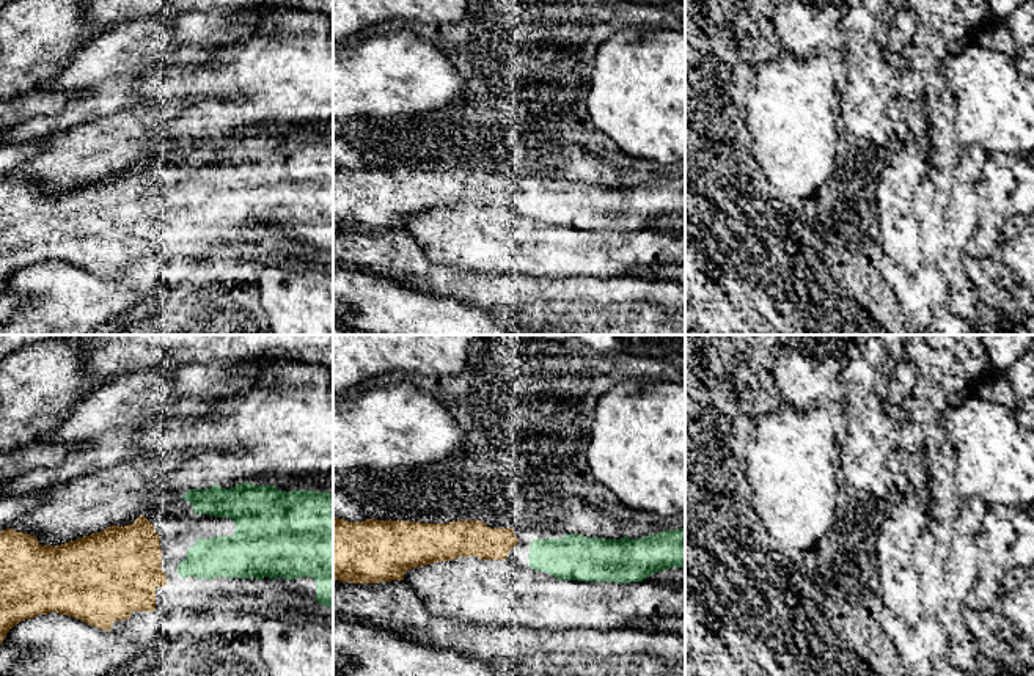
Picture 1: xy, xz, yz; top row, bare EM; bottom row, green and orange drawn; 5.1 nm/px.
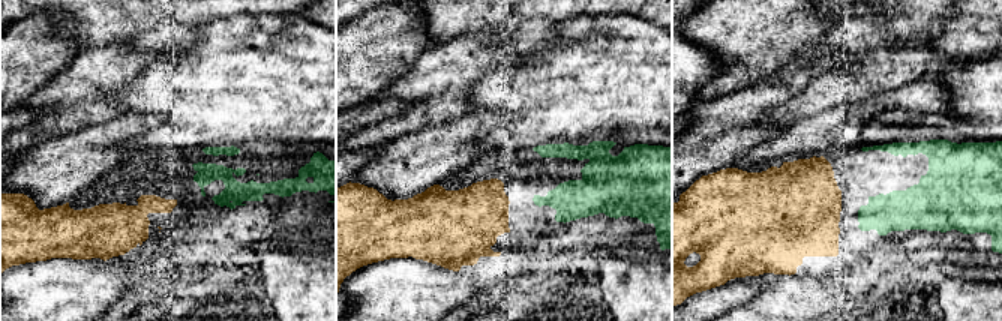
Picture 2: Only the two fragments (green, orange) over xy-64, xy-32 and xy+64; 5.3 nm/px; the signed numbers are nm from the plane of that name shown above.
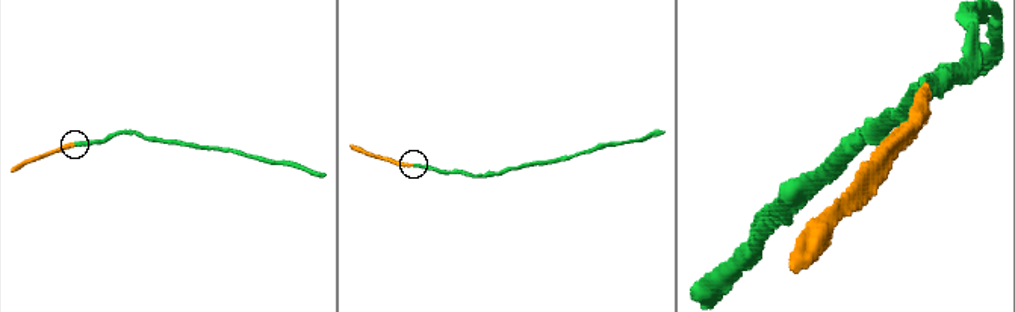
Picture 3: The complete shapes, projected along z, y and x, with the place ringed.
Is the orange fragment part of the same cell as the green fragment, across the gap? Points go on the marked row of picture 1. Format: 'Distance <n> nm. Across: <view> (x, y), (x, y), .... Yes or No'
Distance 70 nm. Across: xy (178, 573), (165, 576). Yes

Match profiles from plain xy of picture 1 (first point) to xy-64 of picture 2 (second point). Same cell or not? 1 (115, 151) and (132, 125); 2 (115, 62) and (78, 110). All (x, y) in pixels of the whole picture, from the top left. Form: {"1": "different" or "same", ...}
{"1": "same", "2": "same"}

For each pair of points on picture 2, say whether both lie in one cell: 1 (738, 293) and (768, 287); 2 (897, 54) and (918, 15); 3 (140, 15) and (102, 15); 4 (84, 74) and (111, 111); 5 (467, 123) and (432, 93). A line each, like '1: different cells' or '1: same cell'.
1: different cells
2: different cells
3: same cell
4: same cell
5: different cells

